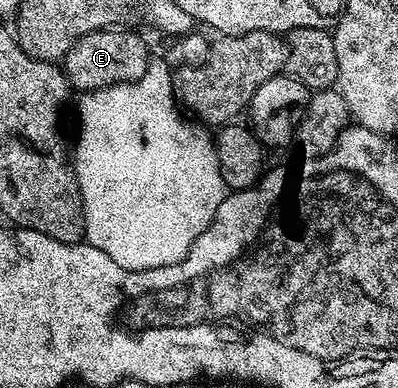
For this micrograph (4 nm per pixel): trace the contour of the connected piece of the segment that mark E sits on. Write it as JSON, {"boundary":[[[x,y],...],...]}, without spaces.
{"boundary":[[[114,27],[91,31],[78,38],[76,43],[65,52],[63,72],[74,90],[102,89],[108,85],[138,81],[144,75],[151,60],[149,49],[139,34],[125,28]]]}

